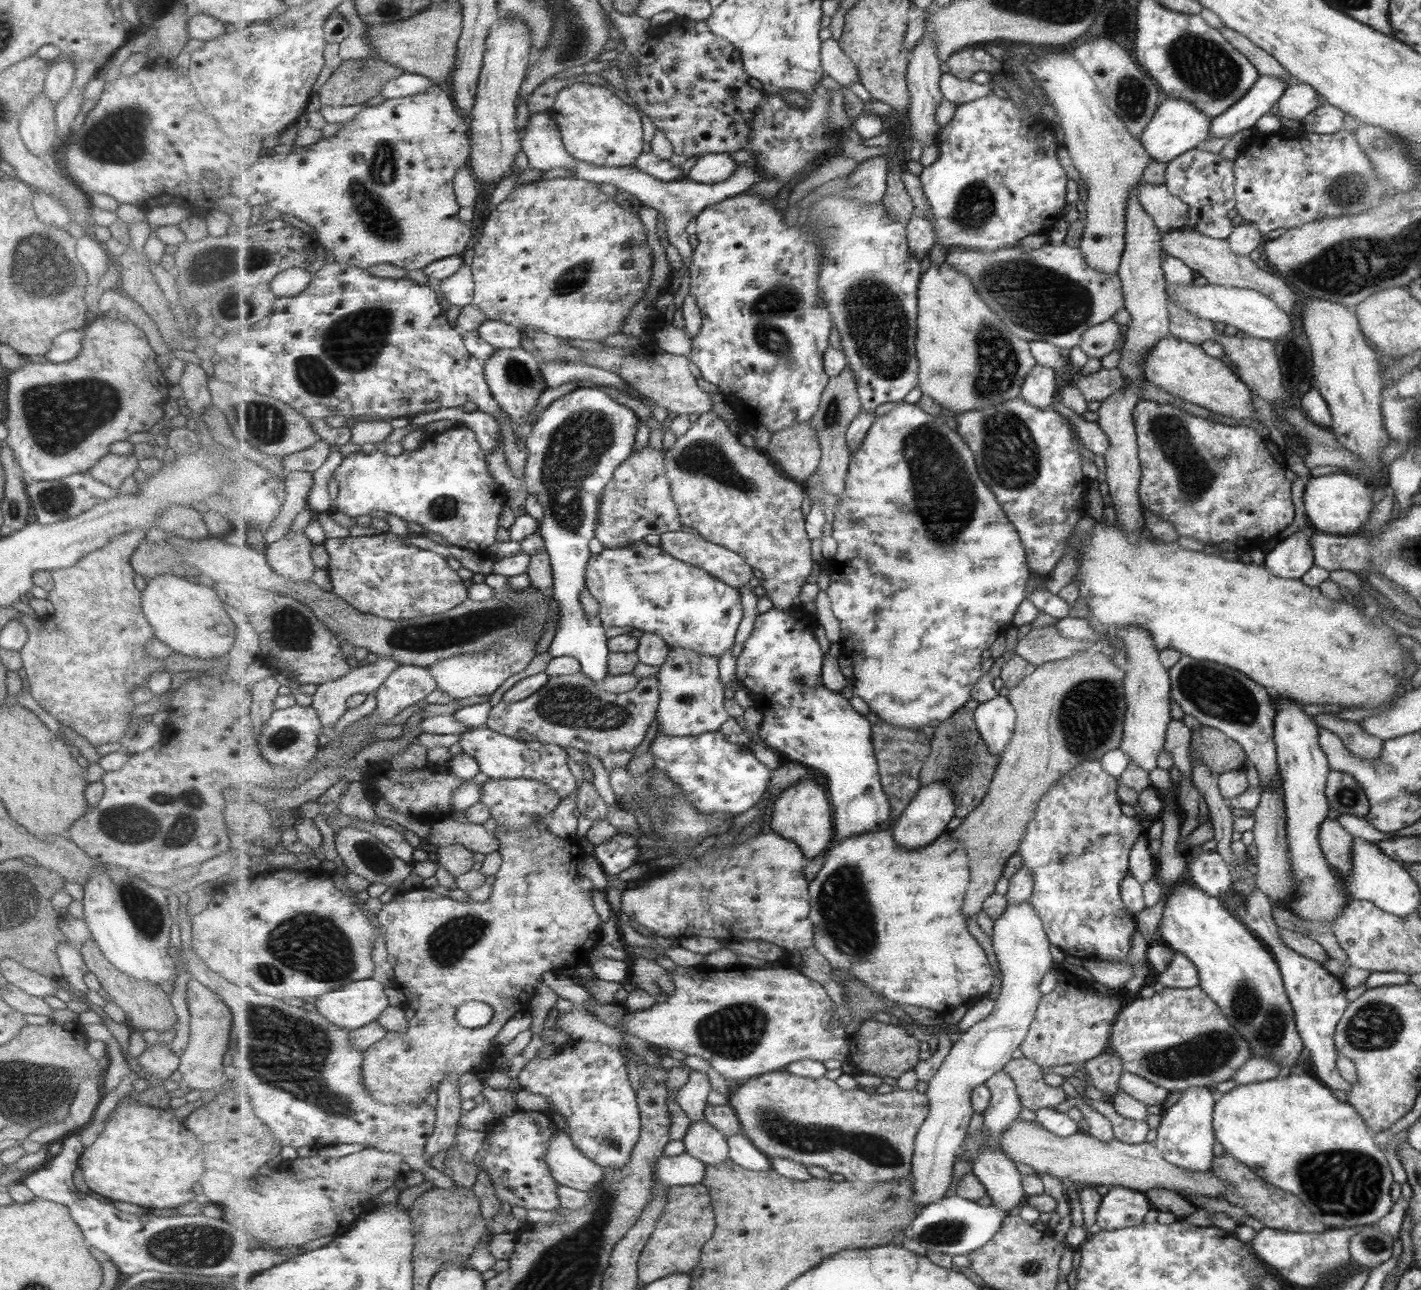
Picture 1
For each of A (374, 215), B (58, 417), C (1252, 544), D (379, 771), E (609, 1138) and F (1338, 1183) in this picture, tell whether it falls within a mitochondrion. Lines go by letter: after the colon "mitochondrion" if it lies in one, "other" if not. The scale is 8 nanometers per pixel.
A: mitochondrion
B: mitochondrion
C: other
D: other
E: mitochondrion
F: mitochondrion

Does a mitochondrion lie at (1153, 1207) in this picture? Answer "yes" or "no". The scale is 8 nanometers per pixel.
no

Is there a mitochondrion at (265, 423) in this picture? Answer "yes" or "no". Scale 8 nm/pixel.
yes

